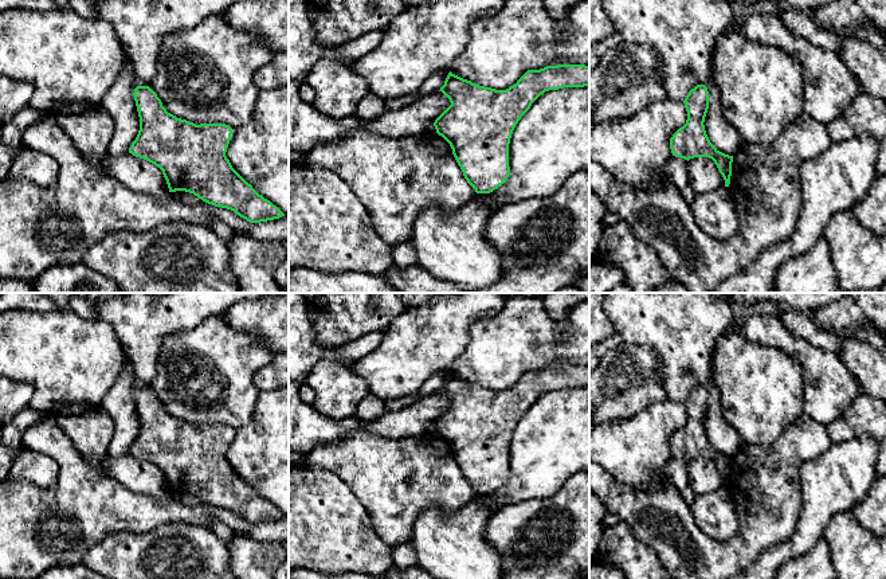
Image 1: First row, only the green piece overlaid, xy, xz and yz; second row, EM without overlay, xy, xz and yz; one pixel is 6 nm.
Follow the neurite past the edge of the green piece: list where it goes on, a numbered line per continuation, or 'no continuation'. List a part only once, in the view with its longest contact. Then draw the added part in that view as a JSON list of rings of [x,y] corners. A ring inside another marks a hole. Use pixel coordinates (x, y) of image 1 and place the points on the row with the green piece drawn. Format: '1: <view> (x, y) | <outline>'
no continuation

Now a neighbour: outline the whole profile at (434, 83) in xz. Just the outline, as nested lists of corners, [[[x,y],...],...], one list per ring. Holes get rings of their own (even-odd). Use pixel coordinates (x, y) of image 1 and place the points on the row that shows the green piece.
[[[440,70],[436,71],[435,74],[432,74],[424,83],[423,86],[419,89],[419,98],[423,98],[434,91],[440,90],[440,87],[444,85],[444,81],[448,75],[450,70]]]

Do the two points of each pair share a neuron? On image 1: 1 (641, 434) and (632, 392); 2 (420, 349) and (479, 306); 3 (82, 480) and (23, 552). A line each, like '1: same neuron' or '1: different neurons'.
1: different neurons
2: same neuron
3: same neuron

